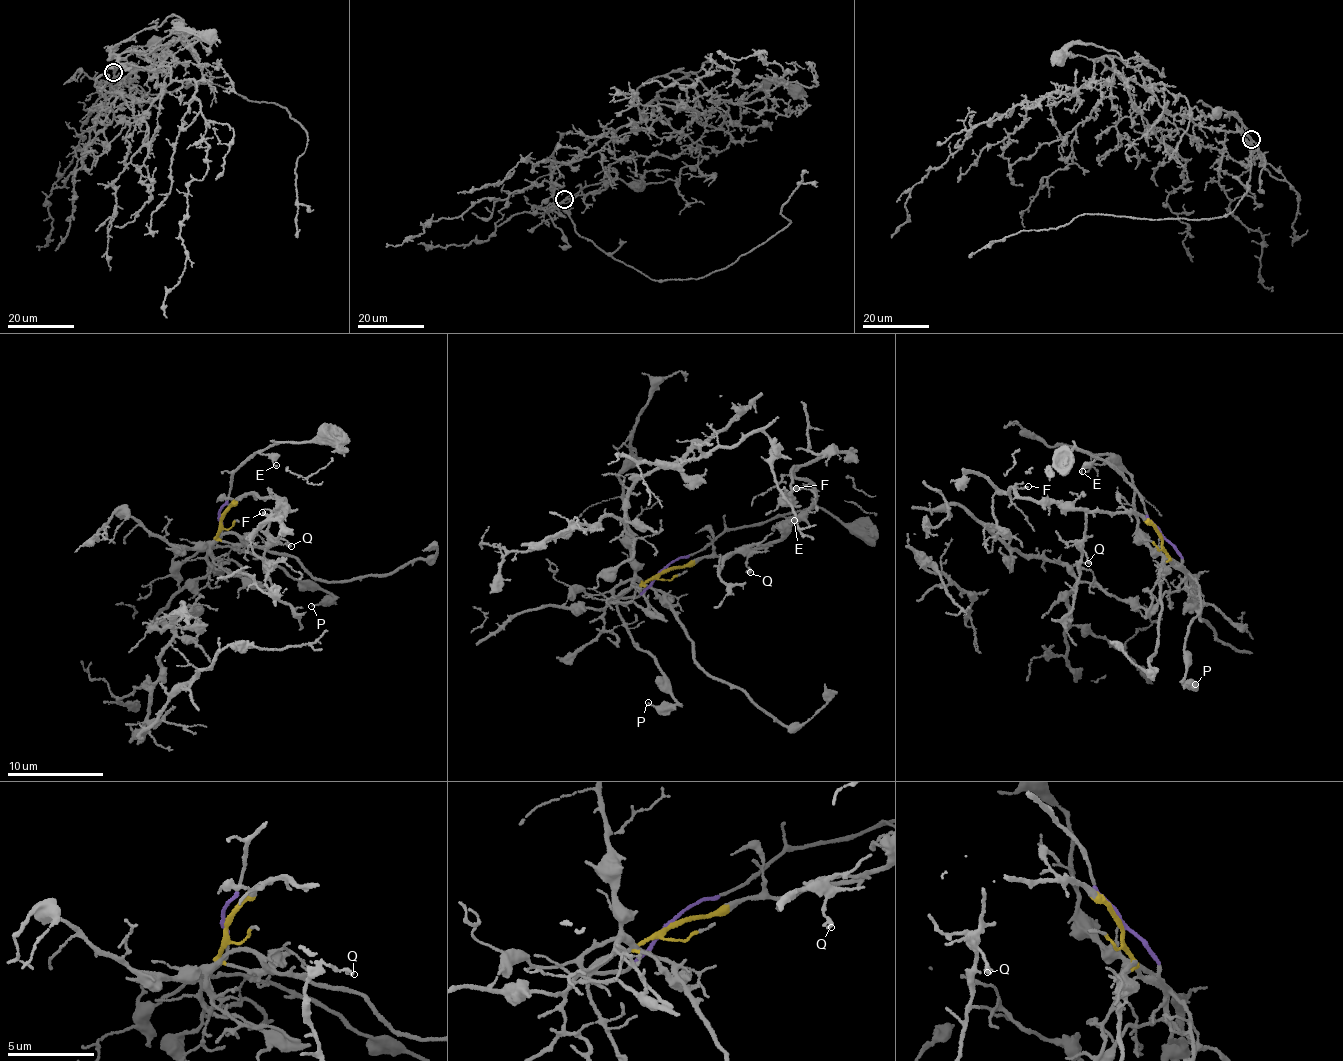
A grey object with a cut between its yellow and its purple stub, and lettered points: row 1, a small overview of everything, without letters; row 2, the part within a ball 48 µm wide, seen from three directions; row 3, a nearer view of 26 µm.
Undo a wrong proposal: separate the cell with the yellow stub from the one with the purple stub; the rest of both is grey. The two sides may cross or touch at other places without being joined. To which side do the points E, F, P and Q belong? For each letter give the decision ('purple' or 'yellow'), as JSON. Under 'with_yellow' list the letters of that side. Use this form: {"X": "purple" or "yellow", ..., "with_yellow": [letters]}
{"E": "purple", "F": "yellow", "P": "purple", "Q": "yellow", "with_yellow": ["F", "Q"]}

